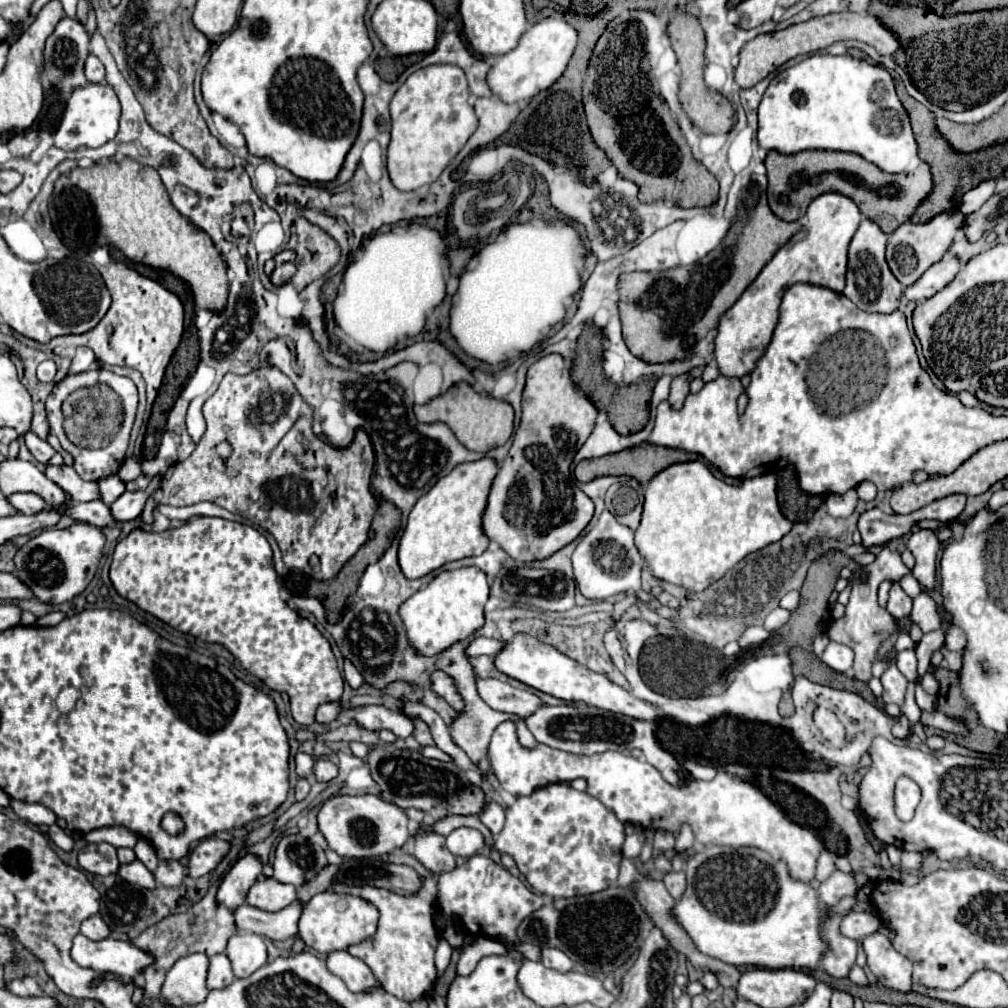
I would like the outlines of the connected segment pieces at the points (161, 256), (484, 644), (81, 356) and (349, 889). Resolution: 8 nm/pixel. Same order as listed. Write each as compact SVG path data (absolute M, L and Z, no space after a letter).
M124 157L122 161L96 163L86 169L76 167L70 173L58 177L54 185L54 195L50 197L50 219L54 231L68 249L84 255L102 245L116 245L130 261L168 269L174 275L182 277L190 285L194 293L194 303L198 307L224 309L228 297L228 279L222 255L214 249L214 243L210 241L210 237L206 237L206 233L202 233L202 229L190 225L190 221L186 221L186 217L182 217L178 209L170 205L170 197L156 169L140 165L138 161L128 157Z
M474 637L468 645L466 645L466 649L464 649L464 653L468 655L468 657L476 657L476 655L494 655L494 653L498 653L500 649L502 649L502 641L494 641L494 639L486 639L486 637Z
M78 347L76 349L76 357L72 359L72 367L70 373L80 373L80 371L88 371L90 367L96 365L96 357L94 351L88 347Z
M424 879L424 889L412 897L402 897L372 885L362 885L362 887L338 885L338 881L332 881L332 891L362 897L364 901L370 901L380 911L376 933L368 937L366 941L360 941L358 945L350 945L346 951L362 959L374 971L382 989L386 989L390 995L404 1001L414 1001L424 997L436 979L434 951L438 947L438 935L436 935L436 927L432 919L432 901L436 899L436 881Z

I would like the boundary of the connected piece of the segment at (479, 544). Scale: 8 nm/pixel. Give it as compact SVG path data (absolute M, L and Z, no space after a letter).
M492 457L460 463L418 499L408 517L408 525L398 549L400 567L408 579L424 577L448 561L480 555L486 551L490 539L482 529L482 513L486 511L490 485L496 473L498 463Z

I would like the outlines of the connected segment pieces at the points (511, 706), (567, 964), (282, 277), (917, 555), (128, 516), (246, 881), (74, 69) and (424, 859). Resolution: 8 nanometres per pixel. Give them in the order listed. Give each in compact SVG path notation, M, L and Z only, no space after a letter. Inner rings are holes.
M476 679L476 689L480 699L494 711L526 717L536 707L540 707L540 699L534 693L514 689L512 685L498 679Z
M542 949L540 951L540 961L542 965L550 967L550 969L556 969L560 973L566 973L572 969L572 961L568 955L564 955L562 951L558 949Z
M284 263L284 265L278 265L278 267L274 269L270 281L272 281L276 287L280 287L280 285L288 283L288 281L294 277L294 273L296 273L296 265L294 265L294 263Z
M922 529L910 535L908 549L912 551L916 565L912 569L914 579L928 591L936 587L936 553L940 549L940 543L936 539L936 533L930 529Z
M156 475L150 479L150 483L144 487L144 489L136 489L136 491L124 491L112 505L112 515L116 521L132 521L140 515L140 511L144 509L144 503L146 499L156 491L160 489L160 483L162 483L162 477Z
M248 853L240 857L232 869L224 875L220 887L218 887L218 901L222 901L230 911L244 903L248 887L258 879L262 873L262 861L258 855Z
M62 17L54 33L46 39L46 49L44 49L44 73L50 85L60 89L62 93L70 93L74 87L86 85L88 81L84 77L84 61L88 53L90 53L90 37L86 33L84 23L80 23L78 19Z
M420 829L414 835L414 857L432 873L442 875L456 869L456 857L442 845L442 835Z

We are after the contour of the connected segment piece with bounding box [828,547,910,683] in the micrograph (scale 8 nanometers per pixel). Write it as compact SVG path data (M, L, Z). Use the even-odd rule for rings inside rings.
M884 547L878 553L874 563L870 563L866 567L860 567L856 571L854 587L852 587L852 593L850 593L850 601L846 605L846 615L842 619L836 619L834 625L828 631L828 637L832 641L848 645L854 651L854 679L858 679L862 683L868 683L872 679L872 665L874 665L874 659L878 657L878 651L880 651L882 643L890 635L894 635L894 633L898 633L898 630L902 629L902 625L884 607L878 605L878 601L876 601L878 585L892 577L893 581L898 581L908 573L910 573L910 570L900 559L900 553L892 553L888 547ZM890 565L895 565L895 575L894 572L892 575Z

